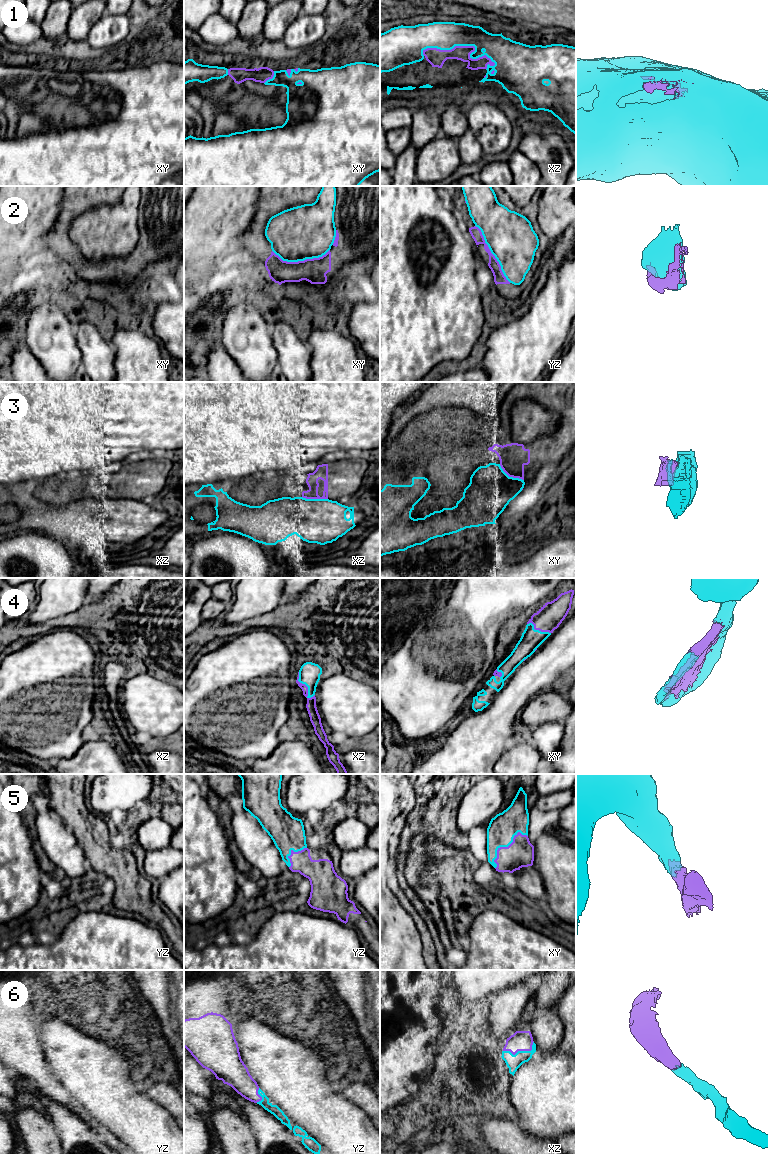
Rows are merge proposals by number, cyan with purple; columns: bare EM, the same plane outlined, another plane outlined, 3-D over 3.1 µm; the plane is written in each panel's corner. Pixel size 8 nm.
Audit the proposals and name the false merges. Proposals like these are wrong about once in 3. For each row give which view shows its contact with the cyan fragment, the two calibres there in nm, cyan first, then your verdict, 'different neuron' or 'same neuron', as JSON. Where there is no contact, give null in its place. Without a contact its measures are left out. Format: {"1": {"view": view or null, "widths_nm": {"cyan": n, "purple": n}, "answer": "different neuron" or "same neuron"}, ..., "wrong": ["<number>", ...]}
{"1": {"view": "xz", "widths_nm": {"cyan": 220, "purple": 140}, "answer": "same neuron"}, "2": {"view": "yz", "widths_nm": {"cyan": 380, "purple": 90}, "answer": "different neuron"}, "3": {"view": "xy", "widths_nm": {"cyan": 360, "purple": 220}, "answer": "different neuron"}, "4": {"view": "xz", "widths_nm": {"cyan": 180, "purple": 80}, "answer": "same neuron"}, "5": {"view": "xy", "widths_nm": {"cyan": 220, "purple": 220}, "answer": "same neuron"}, "6": {"view": "xz", "widths_nm": {"cyan": 120, "purple": 160}, "answer": "same neuron"}, "wrong": ["2", "3"]}

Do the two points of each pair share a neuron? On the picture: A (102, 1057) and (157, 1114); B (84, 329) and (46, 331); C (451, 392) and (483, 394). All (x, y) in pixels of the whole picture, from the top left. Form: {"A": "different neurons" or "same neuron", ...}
{"A": "same neuron", "B": "different neurons", "C": "same neuron"}

